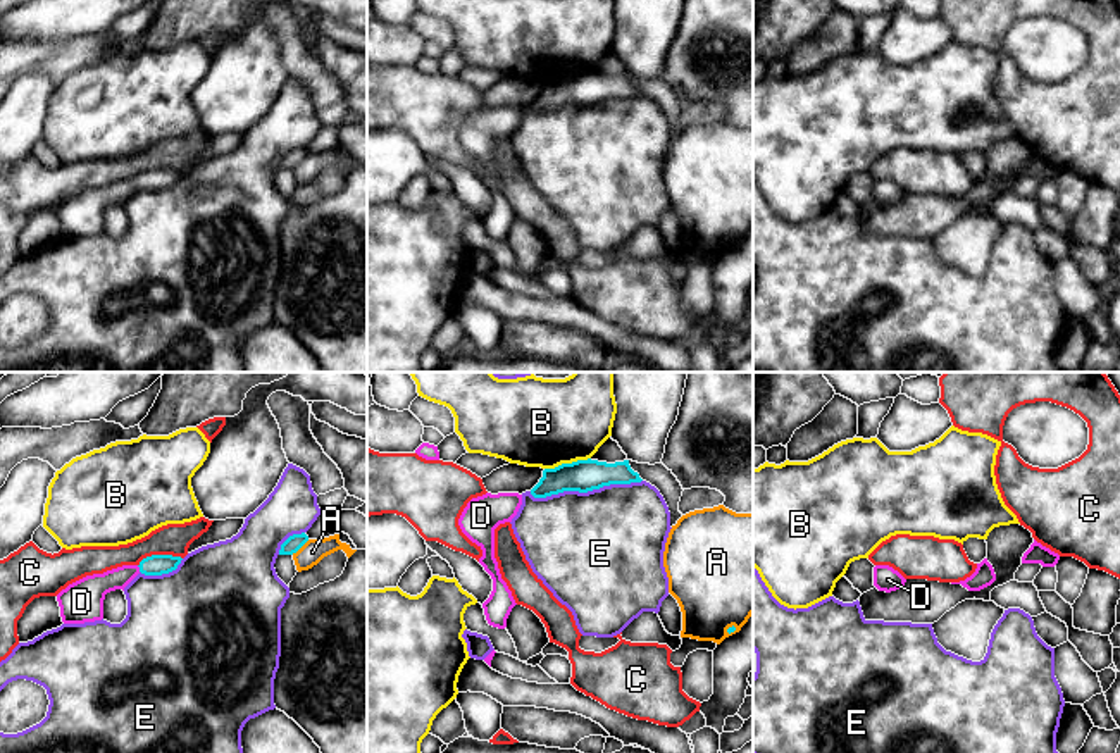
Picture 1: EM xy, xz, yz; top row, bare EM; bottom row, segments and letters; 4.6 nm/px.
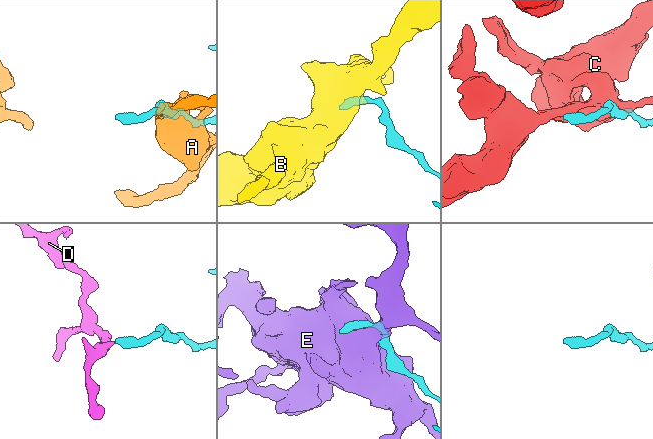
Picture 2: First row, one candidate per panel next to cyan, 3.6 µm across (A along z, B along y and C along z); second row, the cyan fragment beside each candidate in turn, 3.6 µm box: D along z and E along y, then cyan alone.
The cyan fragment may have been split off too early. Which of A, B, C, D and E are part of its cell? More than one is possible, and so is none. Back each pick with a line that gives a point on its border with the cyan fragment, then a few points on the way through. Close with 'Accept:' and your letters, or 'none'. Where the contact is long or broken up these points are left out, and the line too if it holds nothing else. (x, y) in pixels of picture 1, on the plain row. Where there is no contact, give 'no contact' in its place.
D: xy (140, 183) | across xy (157, 178), (140, 183), (92, 204)
Accept: D

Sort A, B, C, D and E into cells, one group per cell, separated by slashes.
A / B / C / D / E

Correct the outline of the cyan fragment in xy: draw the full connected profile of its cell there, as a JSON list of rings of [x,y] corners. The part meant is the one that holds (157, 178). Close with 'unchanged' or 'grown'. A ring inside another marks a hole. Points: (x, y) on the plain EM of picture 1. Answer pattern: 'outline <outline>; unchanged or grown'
outline [[[152,169],[138,179],[122,179],[103,188],[86,190],[57,208],[64,238],[84,238],[103,233],[105,208],[122,203],[141,186],[145,190],[162,190],[177,183],[181,171]]]; grown

